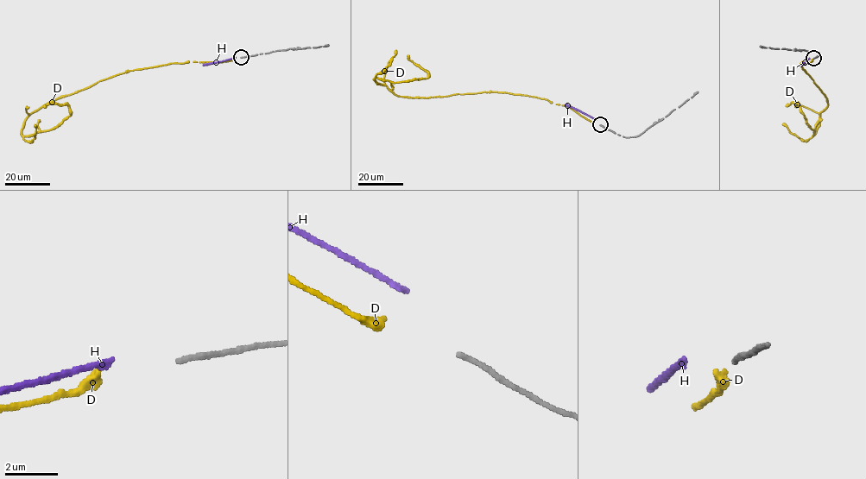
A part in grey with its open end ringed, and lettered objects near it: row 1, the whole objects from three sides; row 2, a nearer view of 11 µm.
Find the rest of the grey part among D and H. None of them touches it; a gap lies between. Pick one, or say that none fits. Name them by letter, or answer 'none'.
D

